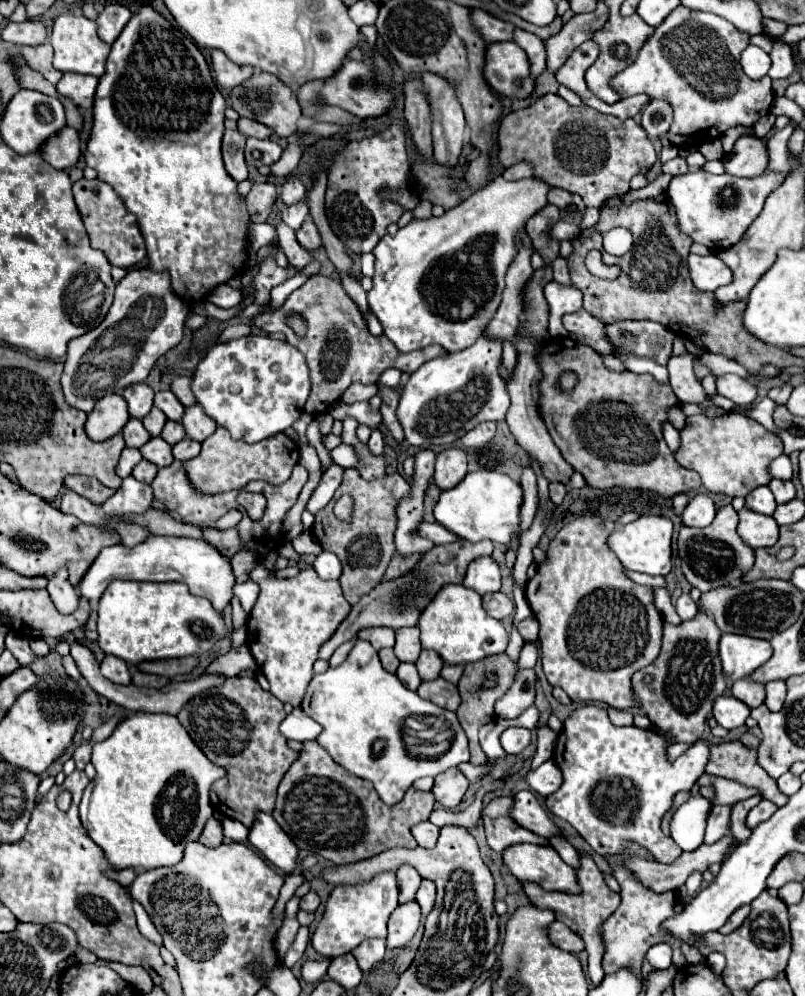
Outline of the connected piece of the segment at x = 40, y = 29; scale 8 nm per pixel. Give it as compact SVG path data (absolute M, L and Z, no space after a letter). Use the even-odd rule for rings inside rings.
M26 20L26 22L10 22L4 30L2 30L2 40L12 42L16 46L28 44L28 46L36 46L36 44L44 44L48 38L48 30L40 20Z

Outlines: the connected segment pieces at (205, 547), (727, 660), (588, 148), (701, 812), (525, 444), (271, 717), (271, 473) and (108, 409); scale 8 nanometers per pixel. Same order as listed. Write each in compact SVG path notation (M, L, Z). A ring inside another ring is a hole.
M150 534L144 542L134 548L126 546L108 546L104 548L92 566L86 570L82 580L78 582L78 590L86 600L98 600L106 586L112 580L138 580L138 582L184 582L192 594L204 596L212 602L212 606L222 614L224 608L232 600L232 584L234 574L228 560L204 540L194 538L170 538L170 536L154 536Z
M724 634L720 638L720 658L724 674L732 680L748 678L772 656L772 646L768 640L756 640L750 636Z
M544 94L532 106L508 112L500 120L496 150L504 168L528 162L536 178L576 192L586 206L596 208L608 198L626 194L630 178L646 174L656 162L654 146L646 138L644 128L632 118L620 122L620 118L604 116L584 104L570 106L558 94Z
M697 782L694 784L690 798L676 808L670 820L670 838L682 850L696 850L704 840L704 822L710 812L710 802L700 794Z
M512 336L512 342L518 350L518 364L516 364L516 370L514 370L514 376L512 380L508 382L508 394L512 398L512 404L510 404L510 410L506 414L506 424L510 428L510 432L514 434L516 442L532 456L540 462L542 470L544 470L544 476L552 482L552 480L558 480L562 484L568 482L568 476L572 474L572 466L568 466L564 462L564 458L560 456L560 450L556 448L556 444L552 442L540 414L538 414L538 382L540 382L540 368L536 366L536 358L534 354L538 352L538 340L534 338L526 338L526 336Z
M234 676L228 678L222 686L216 686L212 690L206 690L192 698L178 714L182 726L188 730L192 740L200 746L200 750L218 766L224 766L228 770L228 776L224 780L218 780L212 784L210 798L216 812L242 822L244 826L250 826L254 822L254 812L272 812L274 810L274 798L276 788L290 768L290 764L296 760L296 752L288 748L286 738L280 734L278 726L286 718L284 704L270 692L262 690L260 684L250 676Z
M218 428L208 440L202 442L202 452L186 462L188 478L192 478L194 486L200 492L226 492L226 490L240 490L248 484L248 480L264 480L268 484L282 484L290 478L290 454L292 466L298 462L298 444L288 438L286 434L276 434L266 438L264 442L248 444L244 440L230 438L228 430Z
M110 394L104 396L100 402L96 402L94 410L88 414L84 430L90 440L104 442L114 434L118 434L128 420L130 416L126 400L118 394Z

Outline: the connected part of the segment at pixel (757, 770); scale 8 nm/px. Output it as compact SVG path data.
M740 740L712 746L712 756L706 764L706 772L734 780L748 788L756 788L762 798L774 802L776 806L784 806L788 802L788 798L778 790L776 780L770 778L758 764L756 750L746 748Z

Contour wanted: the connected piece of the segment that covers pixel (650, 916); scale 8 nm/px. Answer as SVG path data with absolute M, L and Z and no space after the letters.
M628 842L628 850L624 850L622 854L612 854L612 856L606 856L606 862L608 866L612 868L612 874L616 876L618 884L620 884L620 896L622 896L622 902L620 906L616 908L616 912L612 916L608 916L602 924L600 924L600 938L604 942L604 956L602 956L602 968L606 974L616 974L618 970L626 968L630 970L632 974L636 974L638 978L642 976L640 974L640 966L642 966L642 960L644 960L644 954L646 950L652 946L652 944L658 944L658 942L668 942L668 944L674 944L674 936L668 934L662 924L664 920L672 918L676 912L674 912L674 906L678 902L676 898L676 892L654 892L650 888L646 888L640 880L636 880L636 874L630 872L626 866L624 866L624 860L626 858L644 858L648 862L654 862L652 854L648 850L644 850L644 846L636 844L636 842Z

